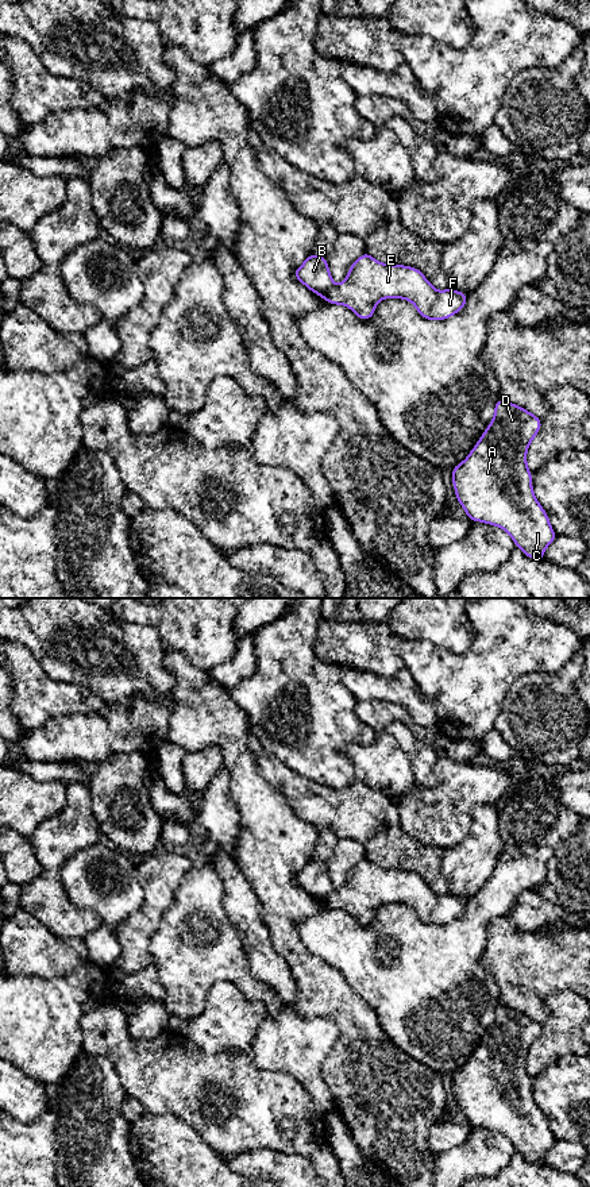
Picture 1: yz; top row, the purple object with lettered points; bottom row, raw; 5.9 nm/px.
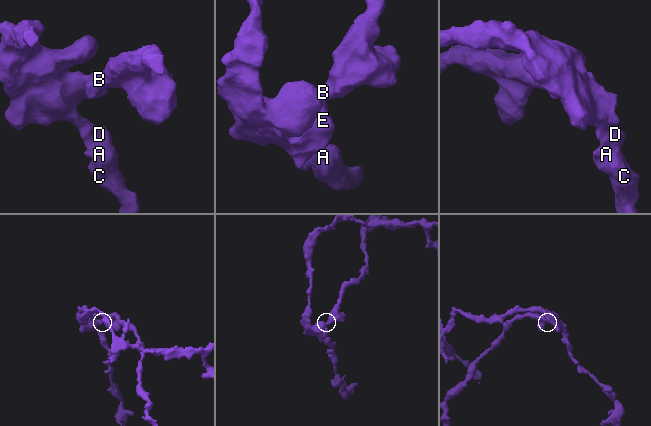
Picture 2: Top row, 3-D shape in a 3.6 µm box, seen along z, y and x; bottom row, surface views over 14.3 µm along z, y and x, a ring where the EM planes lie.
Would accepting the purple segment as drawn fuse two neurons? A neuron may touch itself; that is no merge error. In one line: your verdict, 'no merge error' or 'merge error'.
merge error

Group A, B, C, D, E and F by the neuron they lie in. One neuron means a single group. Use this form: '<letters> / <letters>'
A C D E F / B

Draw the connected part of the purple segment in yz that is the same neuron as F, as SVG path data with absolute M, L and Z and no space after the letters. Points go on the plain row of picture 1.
M365 858L350 871L346 885L329 894L325 906L346 910L360 925L369 925L383 903L408 905L421 922L446 925L464 913L467 899L436 895L419 874L382 868Z

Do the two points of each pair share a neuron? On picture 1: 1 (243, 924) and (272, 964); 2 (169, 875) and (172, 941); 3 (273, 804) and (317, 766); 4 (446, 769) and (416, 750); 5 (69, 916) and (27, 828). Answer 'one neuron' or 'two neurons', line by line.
1: one neuron
2: two neurons
3: two neurons
4: two neurons
5: two neurons

